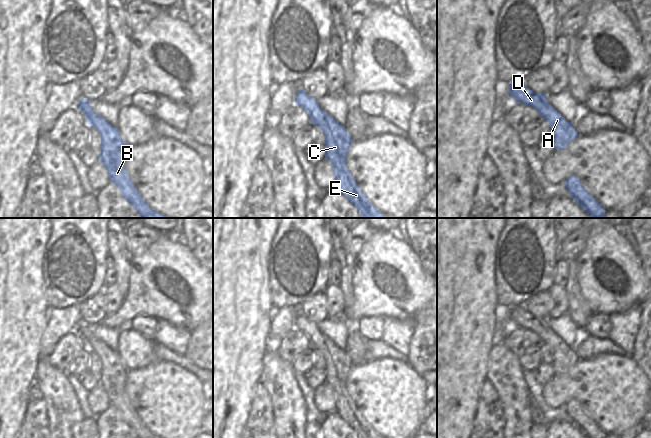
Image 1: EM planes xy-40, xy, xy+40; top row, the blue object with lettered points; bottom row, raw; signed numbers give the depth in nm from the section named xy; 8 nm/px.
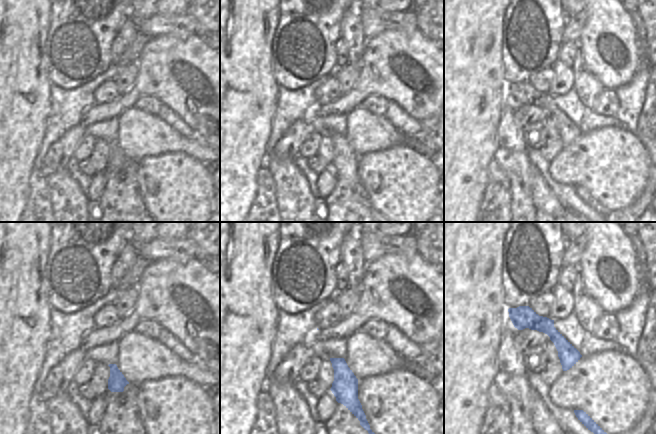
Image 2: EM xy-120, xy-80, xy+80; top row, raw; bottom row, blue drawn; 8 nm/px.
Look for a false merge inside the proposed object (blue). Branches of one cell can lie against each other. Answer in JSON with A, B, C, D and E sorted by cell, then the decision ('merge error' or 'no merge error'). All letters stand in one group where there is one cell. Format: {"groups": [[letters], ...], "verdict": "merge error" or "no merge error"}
{"groups": [["A", "B", "C", "D", "E"]], "verdict": "no merge error"}

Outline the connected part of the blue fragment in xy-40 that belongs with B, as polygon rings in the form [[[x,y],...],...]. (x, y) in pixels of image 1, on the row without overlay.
[[[82,322],[77,332],[85,339],[87,348],[96,352],[101,359],[99,384],[107,393],[110,405],[121,415],[125,424],[139,438],[160,438],[149,431],[127,397],[125,391],[127,369],[118,353],[93,335],[88,328],[91,325]]]

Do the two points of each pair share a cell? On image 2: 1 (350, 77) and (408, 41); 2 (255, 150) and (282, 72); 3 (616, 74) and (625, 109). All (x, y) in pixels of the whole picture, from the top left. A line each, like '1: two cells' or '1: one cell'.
1: two cells
2: two cells
3: two cells

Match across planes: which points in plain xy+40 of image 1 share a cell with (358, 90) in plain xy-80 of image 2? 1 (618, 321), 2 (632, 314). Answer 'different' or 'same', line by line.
1: different
2: different

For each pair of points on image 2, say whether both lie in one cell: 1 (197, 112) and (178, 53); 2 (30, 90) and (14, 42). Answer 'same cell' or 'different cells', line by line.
1: same cell
2: same cell

